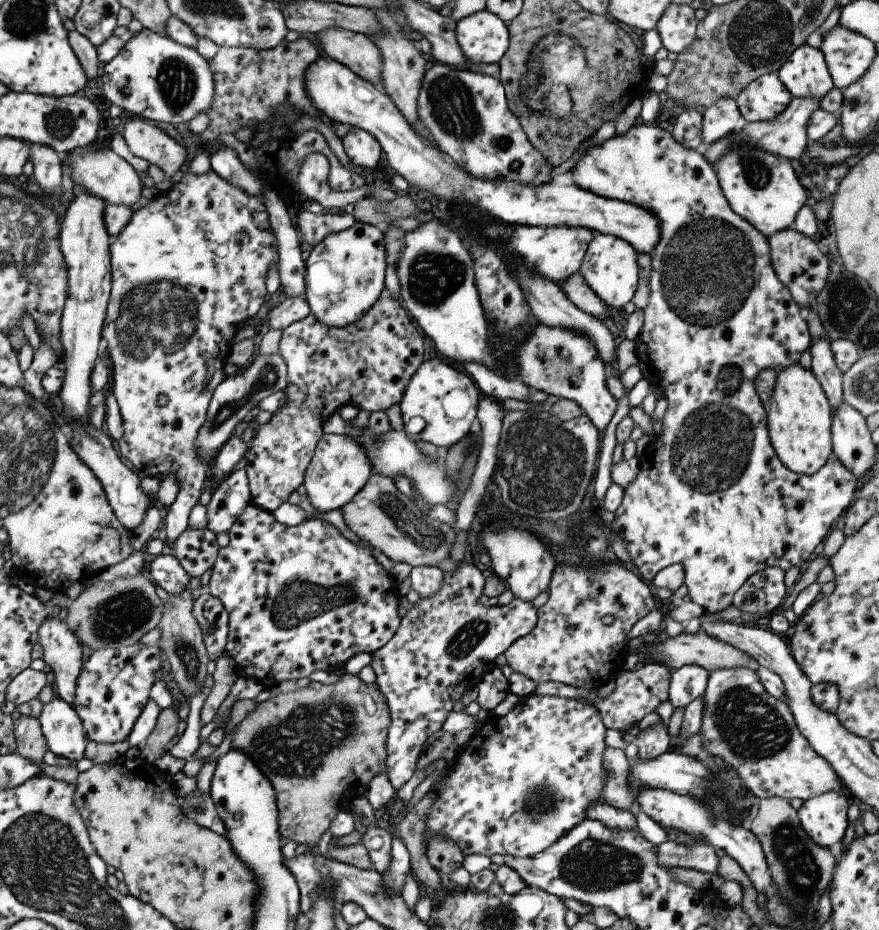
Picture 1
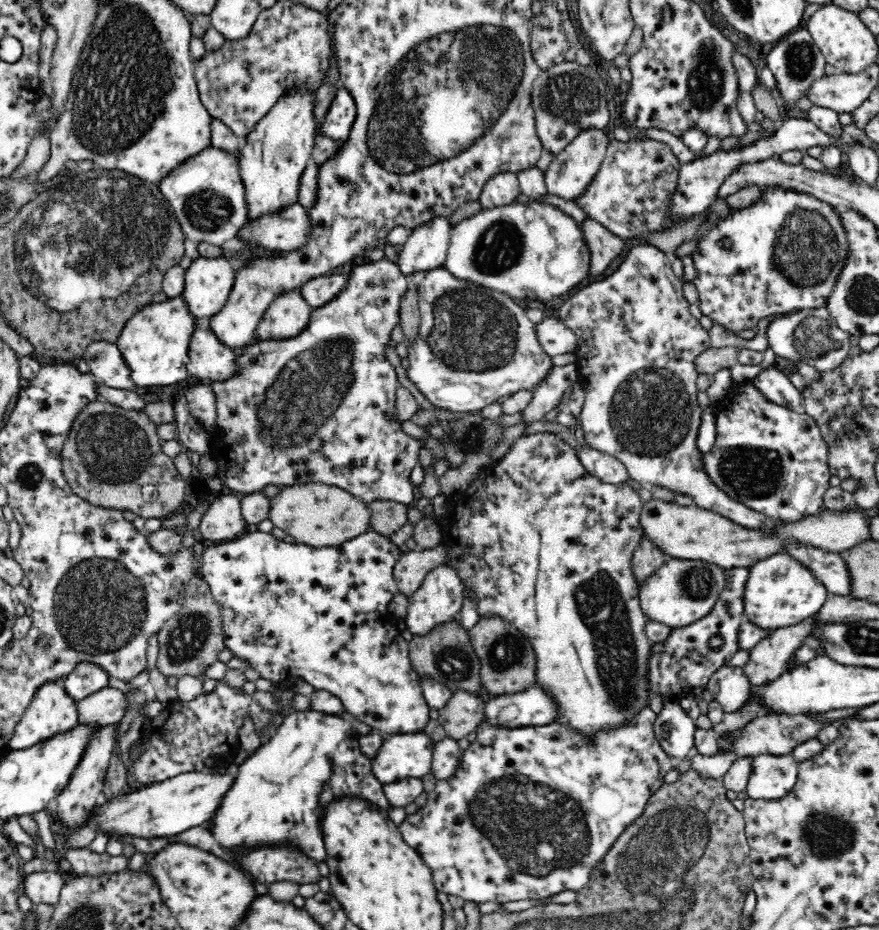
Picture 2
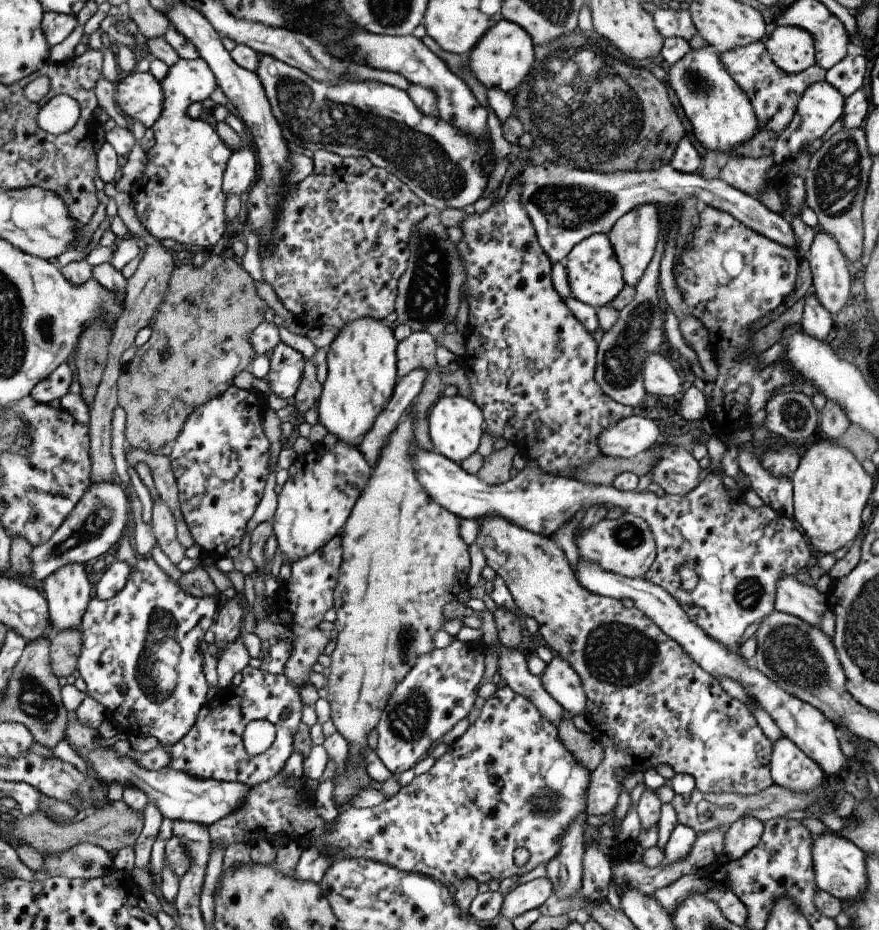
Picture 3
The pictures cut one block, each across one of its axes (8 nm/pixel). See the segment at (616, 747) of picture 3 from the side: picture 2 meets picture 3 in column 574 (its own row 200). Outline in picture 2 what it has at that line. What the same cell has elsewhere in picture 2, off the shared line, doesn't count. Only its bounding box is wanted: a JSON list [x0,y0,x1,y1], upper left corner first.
[574,139,680,238]

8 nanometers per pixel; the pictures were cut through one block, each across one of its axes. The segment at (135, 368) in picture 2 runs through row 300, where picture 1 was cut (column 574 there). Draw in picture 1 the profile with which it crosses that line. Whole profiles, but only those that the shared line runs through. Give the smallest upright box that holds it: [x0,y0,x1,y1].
[570,123,860,615]

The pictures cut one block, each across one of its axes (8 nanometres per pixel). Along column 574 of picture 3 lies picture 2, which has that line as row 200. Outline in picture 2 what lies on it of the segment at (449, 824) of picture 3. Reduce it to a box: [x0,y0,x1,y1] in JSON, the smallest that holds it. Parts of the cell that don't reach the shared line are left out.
[692,186,848,335]

